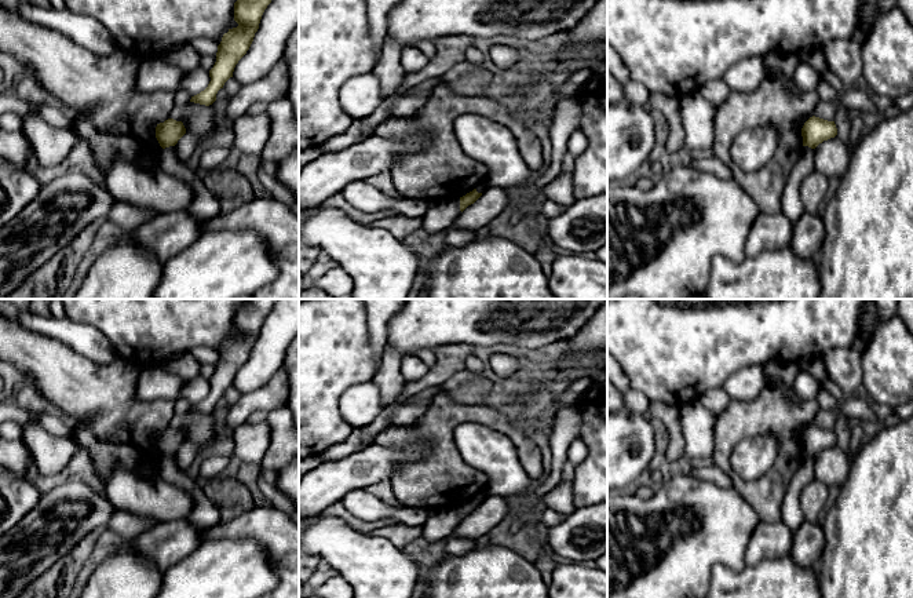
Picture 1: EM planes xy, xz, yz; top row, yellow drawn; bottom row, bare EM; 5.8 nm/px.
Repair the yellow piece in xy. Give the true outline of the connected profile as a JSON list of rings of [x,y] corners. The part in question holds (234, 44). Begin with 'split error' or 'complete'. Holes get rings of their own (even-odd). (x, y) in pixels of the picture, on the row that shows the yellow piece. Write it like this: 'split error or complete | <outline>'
complete | [[[237,0],[234,3],[234,21],[238,26],[223,34],[218,45],[216,62],[209,70],[211,81],[204,91],[191,96],[190,102],[209,106],[216,101],[218,91],[233,77],[235,65],[249,50],[262,15],[270,3],[271,0]]]

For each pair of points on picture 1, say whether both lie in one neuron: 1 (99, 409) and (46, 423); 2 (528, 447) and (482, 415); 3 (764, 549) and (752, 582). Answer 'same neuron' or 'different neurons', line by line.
1: different neurons
2: same neuron
3: different neurons

